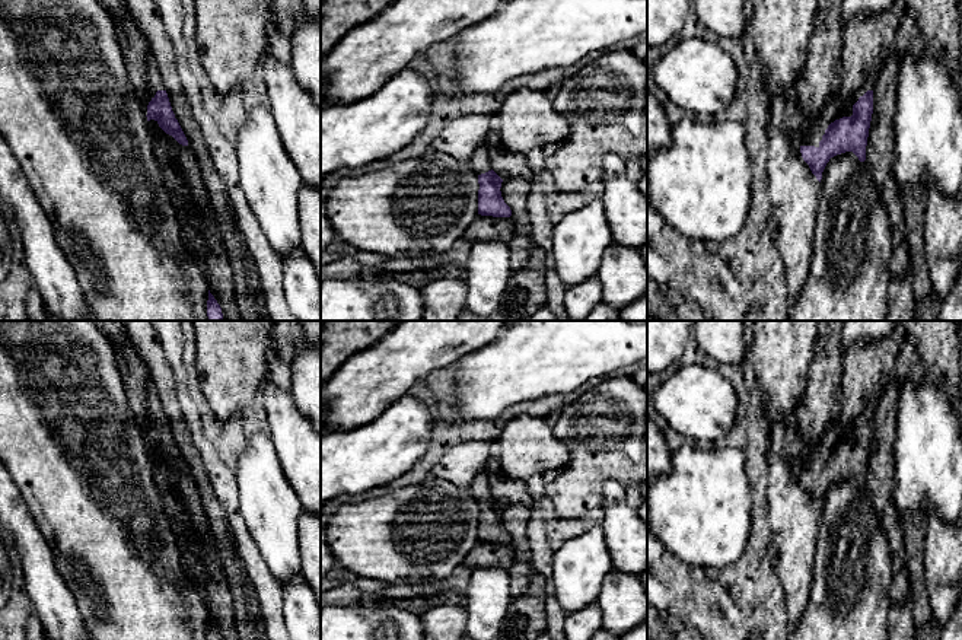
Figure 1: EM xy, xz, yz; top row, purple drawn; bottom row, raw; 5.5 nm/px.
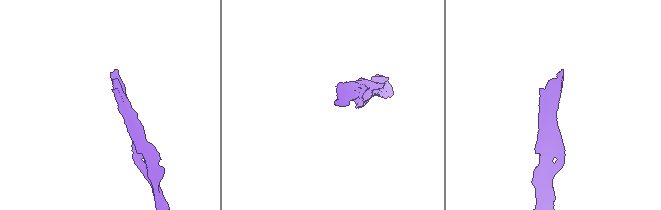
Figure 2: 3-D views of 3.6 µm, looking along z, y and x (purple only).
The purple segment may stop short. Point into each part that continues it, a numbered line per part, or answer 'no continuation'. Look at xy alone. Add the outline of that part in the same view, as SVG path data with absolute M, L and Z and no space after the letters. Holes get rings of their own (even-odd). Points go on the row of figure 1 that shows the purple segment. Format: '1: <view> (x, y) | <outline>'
1: xy (155, 83) | M149 57L149 67L147 67L147 95L155 98L157 90L165 90L160 73L157 66L152 57Z

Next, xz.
1: xz (480, 161) | M481 146L478 150L475 150L469 165L477 172L477 175L491 171L490 149L487 146Z

